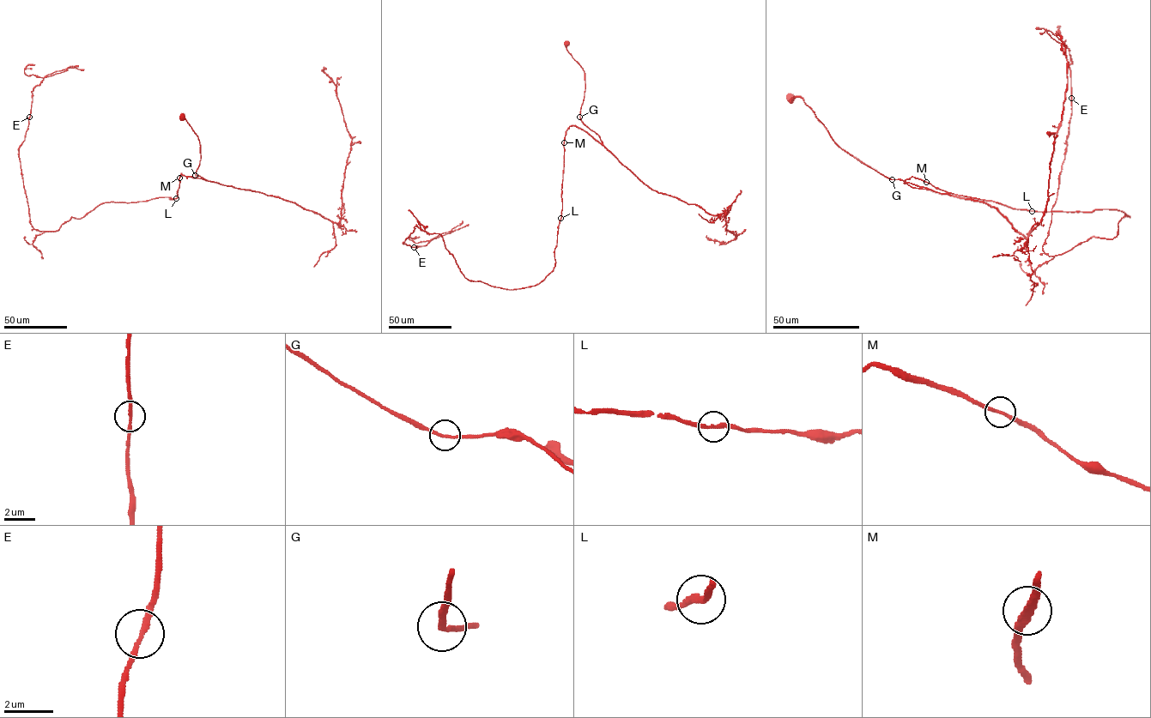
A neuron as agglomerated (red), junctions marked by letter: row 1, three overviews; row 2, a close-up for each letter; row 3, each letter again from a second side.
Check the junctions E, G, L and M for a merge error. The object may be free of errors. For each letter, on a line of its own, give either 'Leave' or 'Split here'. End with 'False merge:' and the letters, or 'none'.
E: Leave
G: Leave
L: Leave
M: Leave
False merge: none

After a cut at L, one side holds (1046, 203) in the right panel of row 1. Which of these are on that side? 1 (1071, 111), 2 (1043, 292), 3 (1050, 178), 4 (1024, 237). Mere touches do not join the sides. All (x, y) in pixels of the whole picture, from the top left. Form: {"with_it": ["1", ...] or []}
{"with_it": ["3", "4"]}

